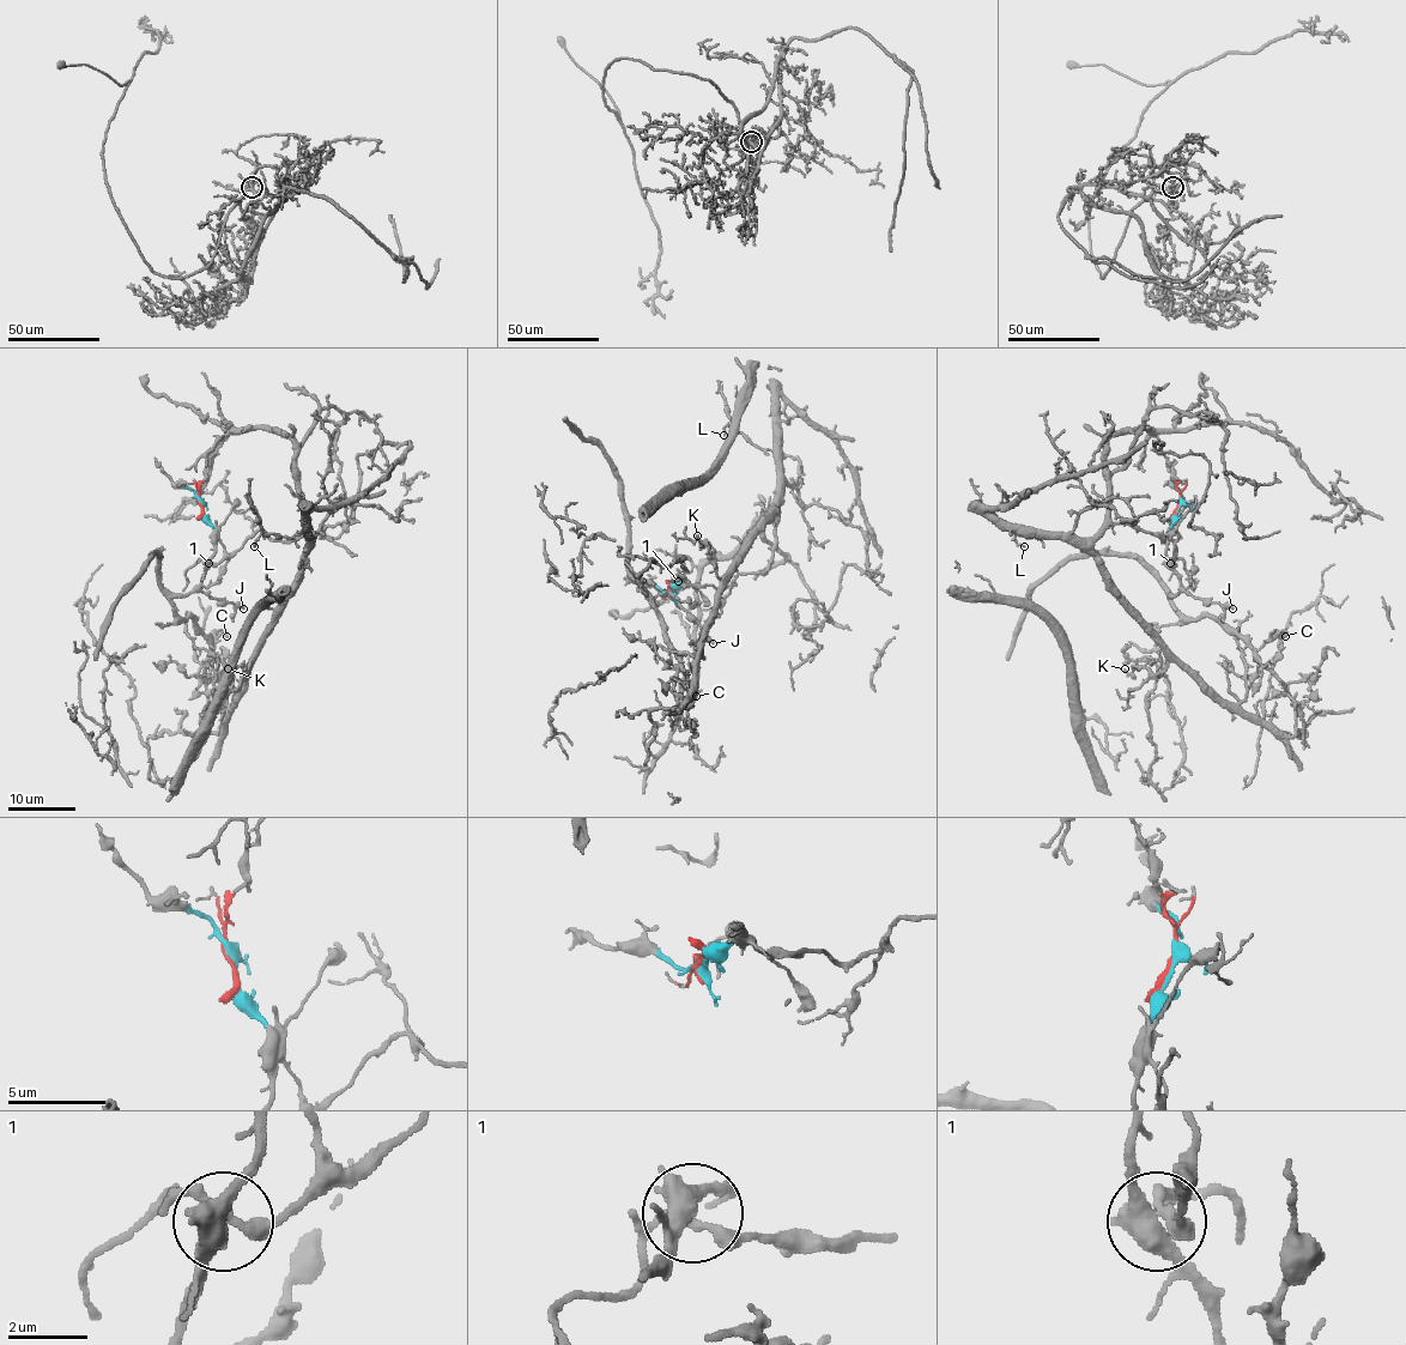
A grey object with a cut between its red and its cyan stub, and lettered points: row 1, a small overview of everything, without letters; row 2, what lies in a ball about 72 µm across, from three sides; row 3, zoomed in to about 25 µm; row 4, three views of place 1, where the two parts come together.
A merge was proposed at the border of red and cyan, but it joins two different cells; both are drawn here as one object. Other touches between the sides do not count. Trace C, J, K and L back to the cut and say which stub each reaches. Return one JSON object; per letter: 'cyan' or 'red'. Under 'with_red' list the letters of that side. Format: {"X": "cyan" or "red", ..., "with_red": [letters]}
{"C": "cyan", "J": "cyan", "K": "red", "L": "red", "with_red": ["K", "L"]}

